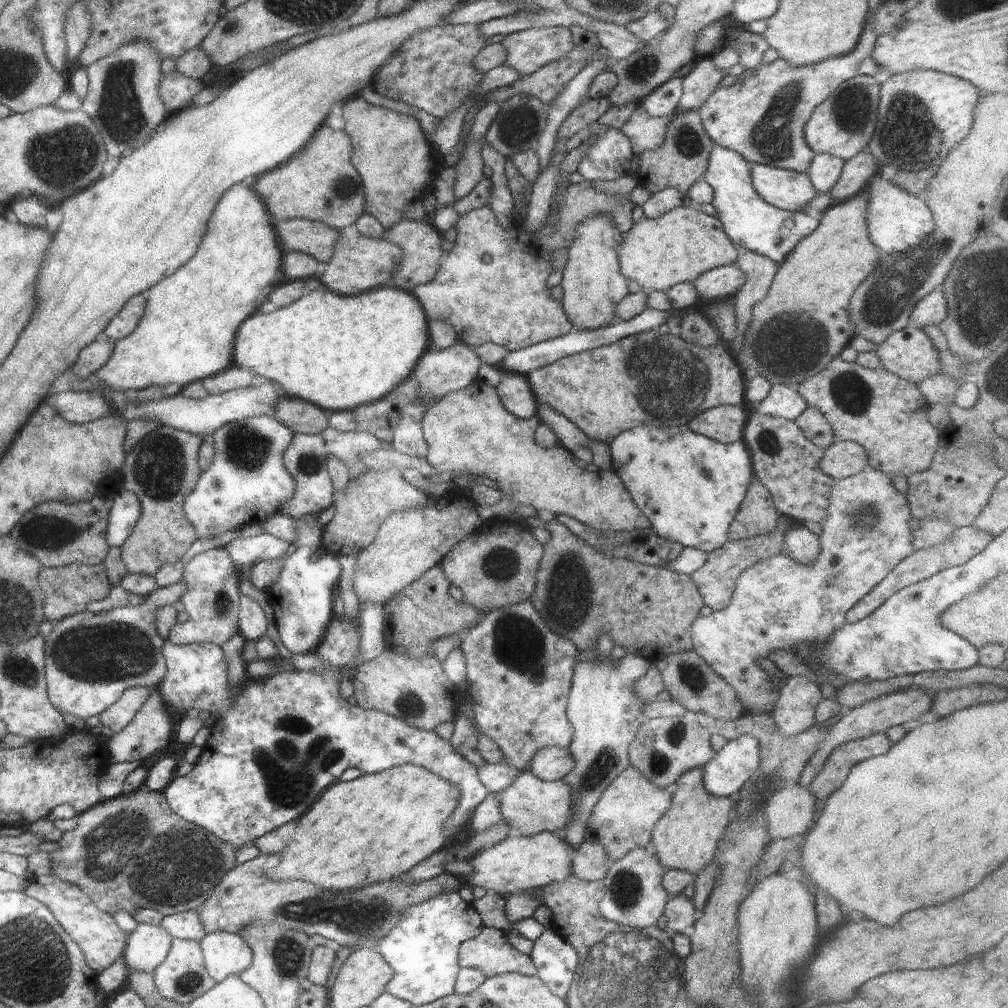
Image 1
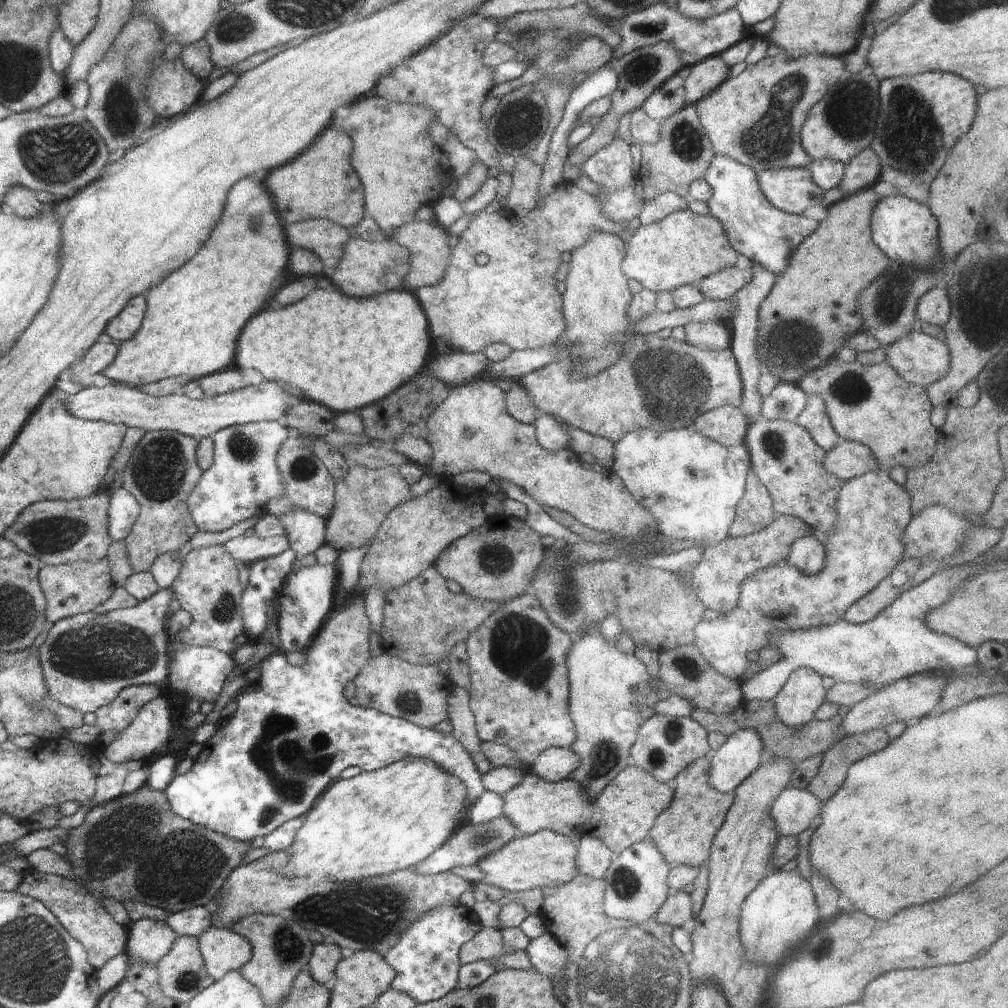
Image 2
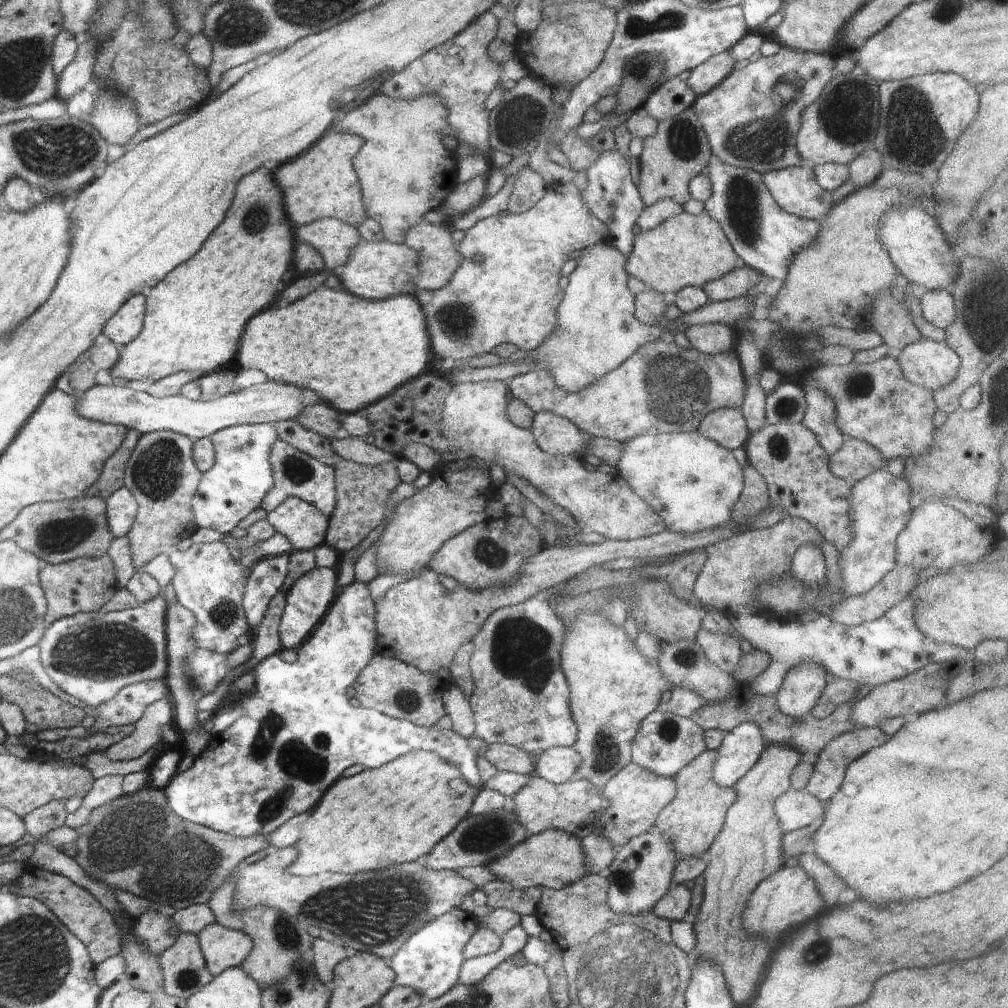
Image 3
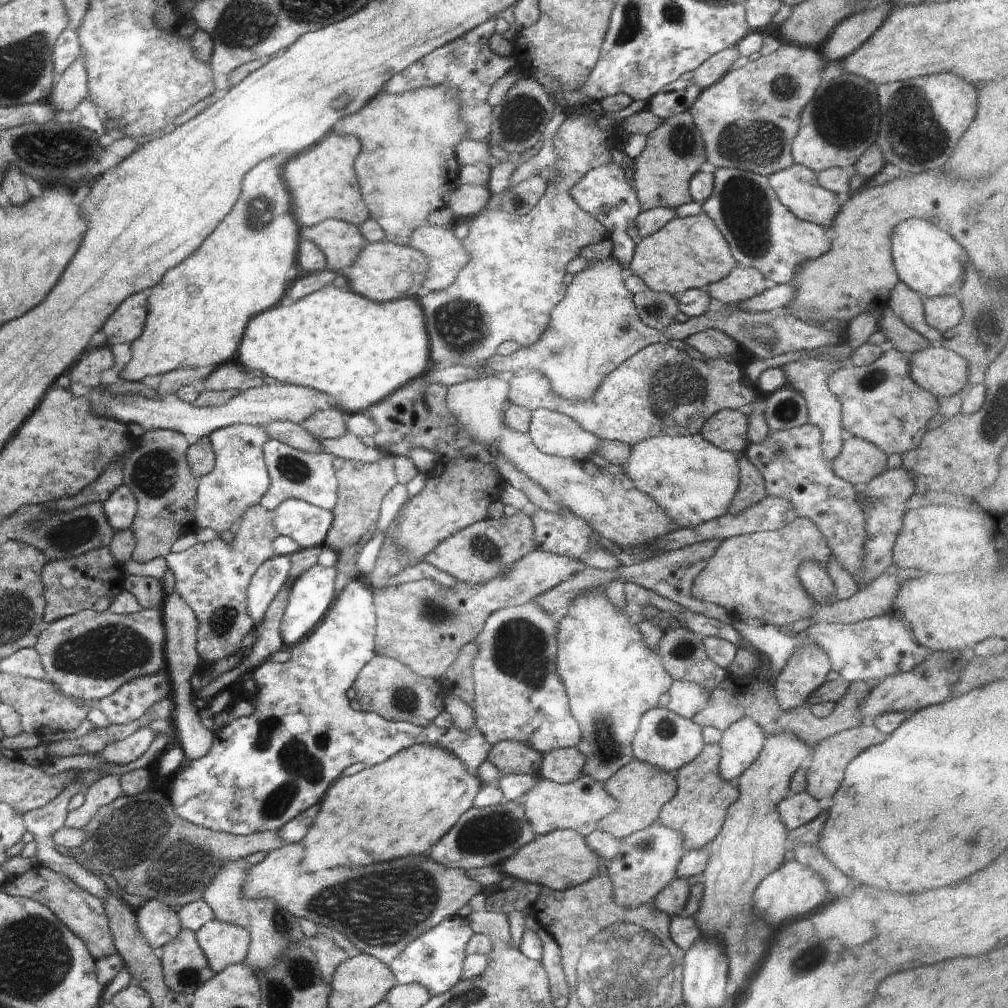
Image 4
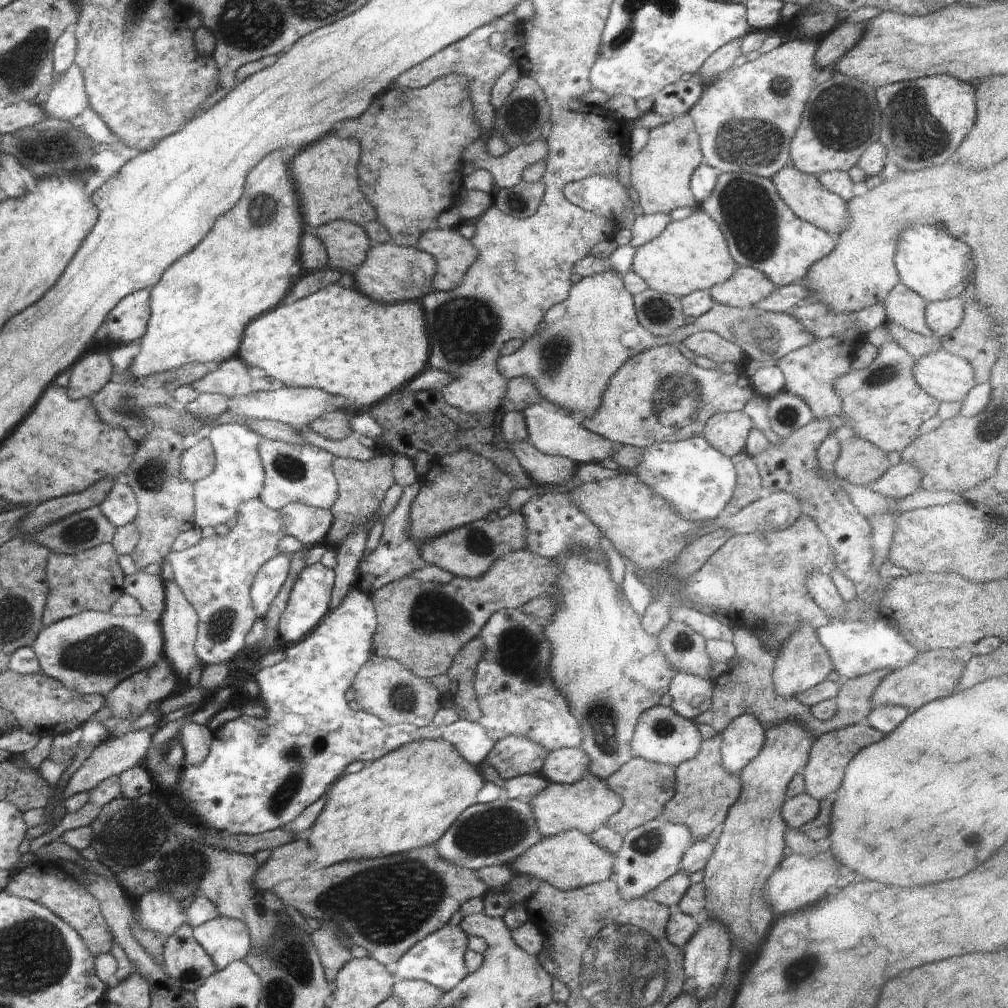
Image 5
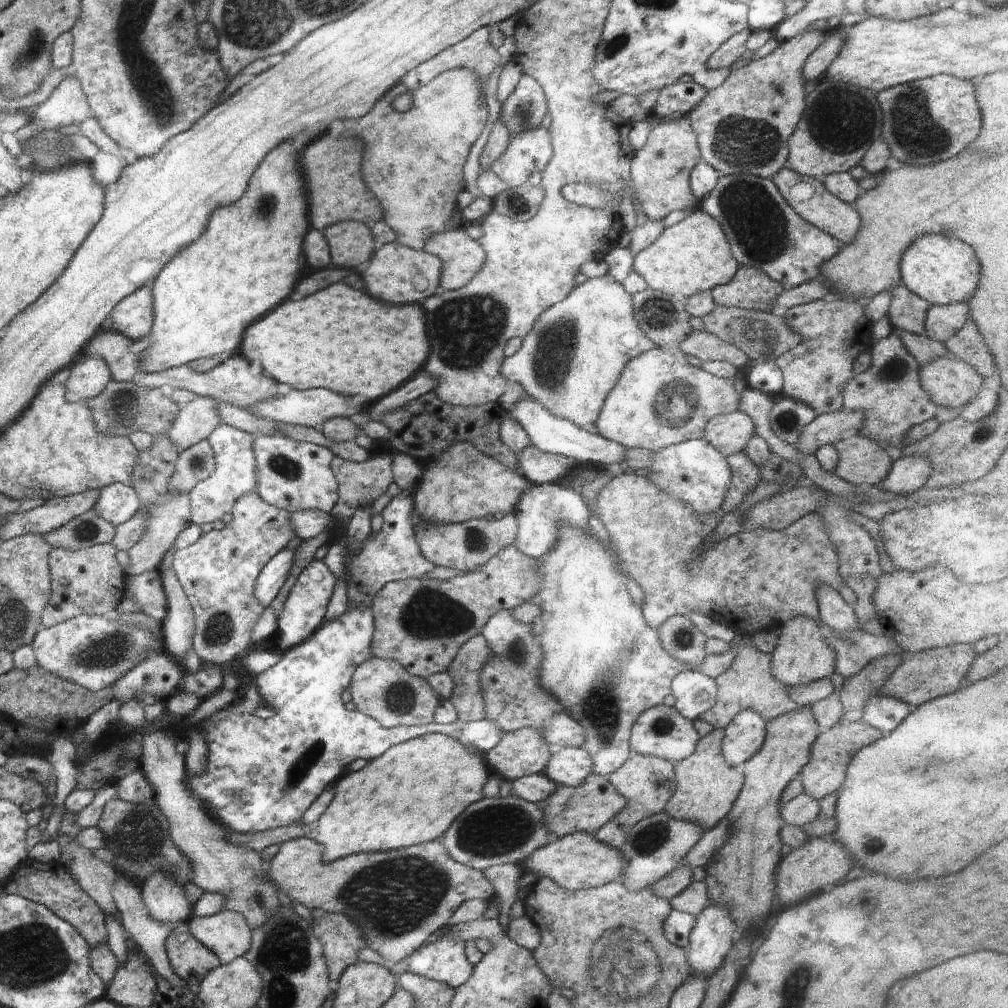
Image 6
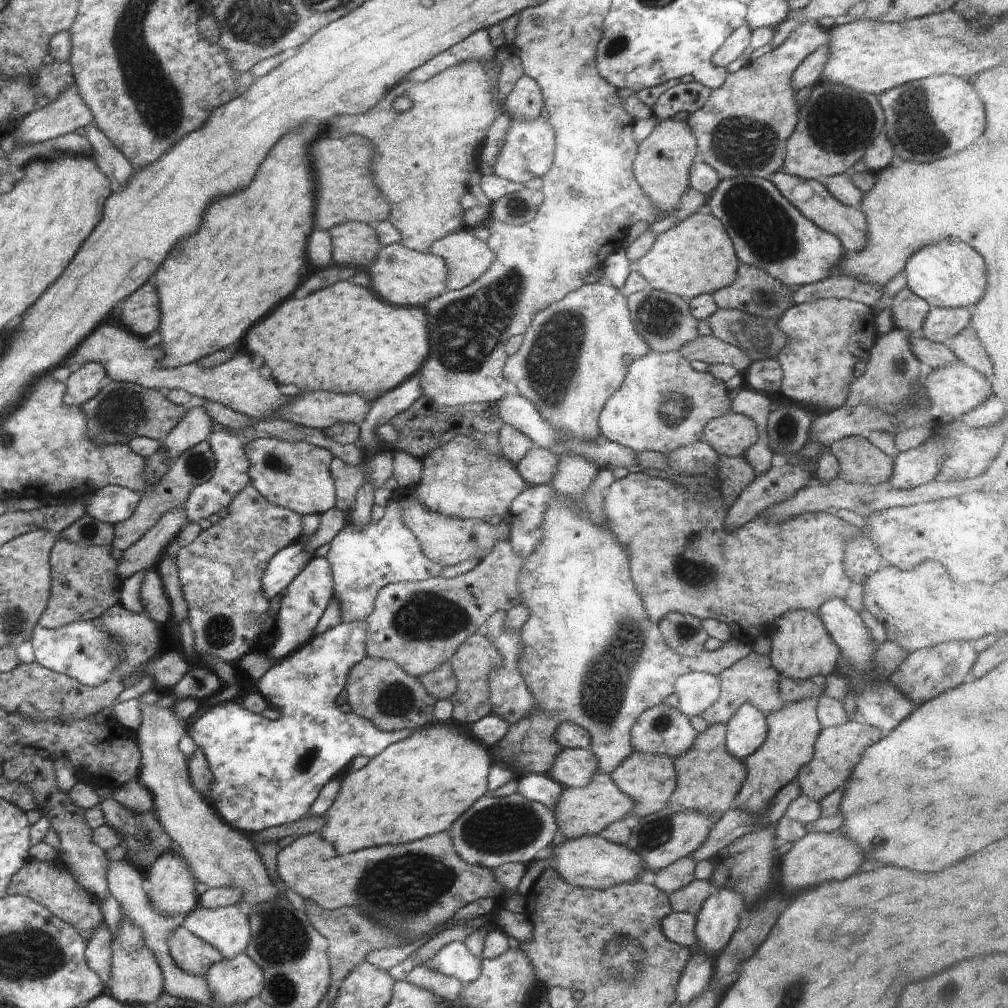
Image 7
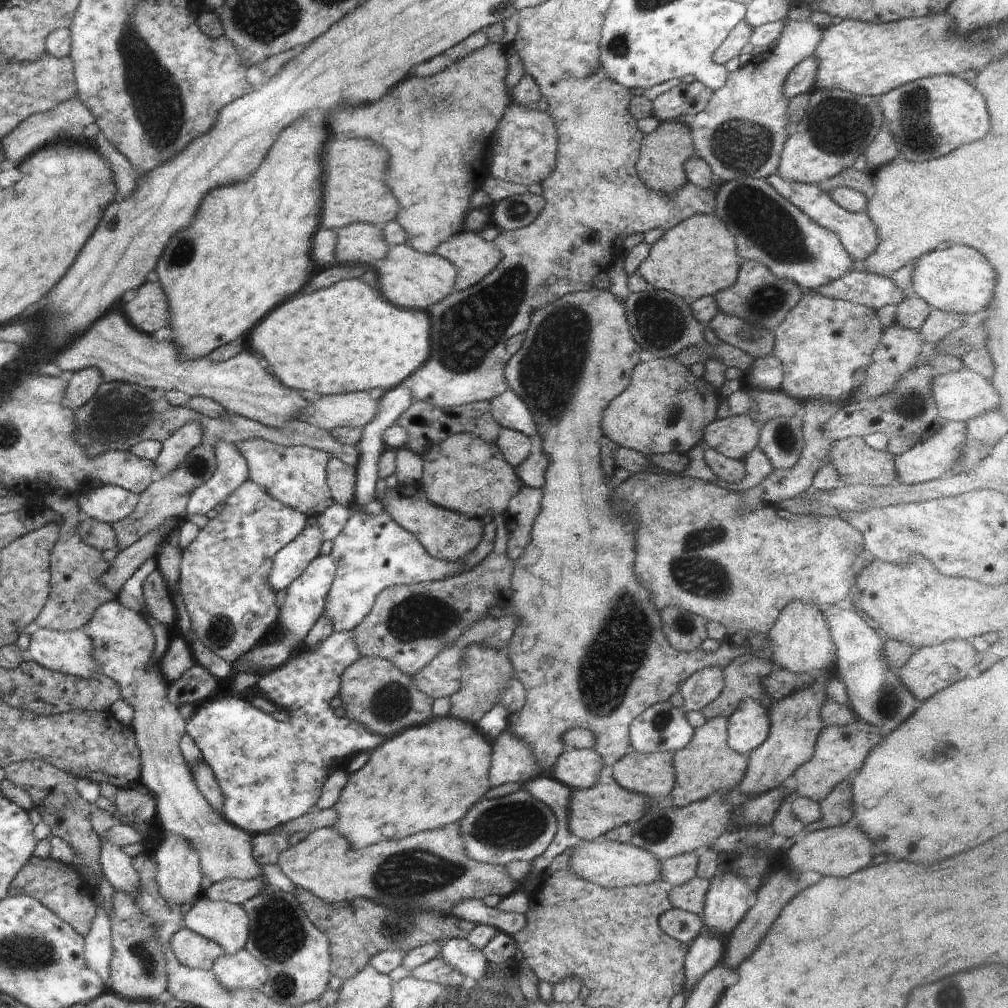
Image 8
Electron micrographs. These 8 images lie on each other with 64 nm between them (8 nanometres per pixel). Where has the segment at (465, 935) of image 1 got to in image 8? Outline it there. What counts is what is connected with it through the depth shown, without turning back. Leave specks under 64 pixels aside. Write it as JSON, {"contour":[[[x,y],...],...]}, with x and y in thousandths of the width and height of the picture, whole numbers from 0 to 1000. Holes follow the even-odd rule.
{"contour":[[[449,931],[439,938],[439,952],[442,952],[448,960],[456,962],[460,968],[473,972],[480,969],[483,950],[478,940],[472,940],[464,935],[463,931]]]}

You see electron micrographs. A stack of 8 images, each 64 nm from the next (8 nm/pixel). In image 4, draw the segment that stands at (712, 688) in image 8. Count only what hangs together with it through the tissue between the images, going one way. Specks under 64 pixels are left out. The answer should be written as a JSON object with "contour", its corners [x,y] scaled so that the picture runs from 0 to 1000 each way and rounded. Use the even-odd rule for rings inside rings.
{"contour":[[[677,673],[668,674],[664,688],[665,696],[660,701],[682,713],[688,712],[690,706],[700,702],[705,689],[705,687],[694,679]]]}

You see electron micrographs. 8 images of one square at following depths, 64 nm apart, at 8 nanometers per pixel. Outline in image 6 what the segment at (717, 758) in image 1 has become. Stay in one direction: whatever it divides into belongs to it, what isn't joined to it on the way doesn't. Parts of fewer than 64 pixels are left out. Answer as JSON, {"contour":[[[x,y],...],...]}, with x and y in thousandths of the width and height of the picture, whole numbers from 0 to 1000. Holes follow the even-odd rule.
{"contour":[[[748,704],[732,706],[718,723],[716,748],[724,760],[734,761],[760,734],[760,716]]]}

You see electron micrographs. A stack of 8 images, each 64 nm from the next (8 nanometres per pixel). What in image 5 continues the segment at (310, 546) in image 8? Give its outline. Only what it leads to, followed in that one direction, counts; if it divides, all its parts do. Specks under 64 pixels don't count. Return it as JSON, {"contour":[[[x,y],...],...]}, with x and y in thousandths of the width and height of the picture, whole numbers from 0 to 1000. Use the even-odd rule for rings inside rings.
{"contour":[[[278,548],[256,564],[252,579],[248,583],[248,595],[252,599],[252,607],[256,613],[264,609],[274,589],[278,587],[279,581],[284,577],[288,562],[289,551]]]}

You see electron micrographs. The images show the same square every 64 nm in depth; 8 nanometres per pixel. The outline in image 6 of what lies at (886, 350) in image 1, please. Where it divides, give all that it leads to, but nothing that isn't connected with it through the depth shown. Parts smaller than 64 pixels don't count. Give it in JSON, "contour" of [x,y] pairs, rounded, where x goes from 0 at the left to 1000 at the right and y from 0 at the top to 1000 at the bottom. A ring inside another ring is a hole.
{"contour":[[[937,353],[921,359],[919,363],[913,364],[911,371],[913,371],[913,381],[923,397],[931,404],[942,406],[954,405],[956,401],[962,401],[962,397],[966,397],[966,393],[974,387],[974,382],[980,380],[966,364],[944,353]]]}

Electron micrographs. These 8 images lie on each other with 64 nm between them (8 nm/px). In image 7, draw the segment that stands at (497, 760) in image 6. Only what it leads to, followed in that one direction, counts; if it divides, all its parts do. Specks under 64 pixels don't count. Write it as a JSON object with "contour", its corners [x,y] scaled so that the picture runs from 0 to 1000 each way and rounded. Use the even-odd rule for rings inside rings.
{"contour":[[[552,440],[550,445],[556,456],[544,482],[548,482],[554,492],[544,500],[538,514],[536,540],[526,552],[519,554],[514,571],[514,587],[526,605],[526,613],[516,623],[518,635],[522,637],[522,649],[520,653],[516,651],[514,661],[518,663],[518,671],[522,673],[534,702],[530,702],[530,706],[516,716],[506,718],[502,730],[487,744],[487,749],[489,754],[500,754],[512,760],[516,771],[528,767],[539,769],[548,762],[552,750],[558,744],[550,732],[554,718],[567,716],[585,728],[584,744],[593,752],[594,764],[605,769],[629,745],[626,724],[630,714],[641,703],[659,697],[670,687],[669,679],[675,671],[686,667],[713,670],[716,665],[724,663],[732,654],[746,647],[746,639],[726,633],[717,637],[712,645],[696,646],[690,651],[671,649],[657,633],[654,618],[645,615],[641,607],[637,589],[627,575],[627,552],[621,548],[621,540],[617,540],[617,536],[607,528],[602,517],[599,520],[601,524],[585,518],[579,490],[591,476],[595,464],[581,452],[565,448],[560,440]]]}

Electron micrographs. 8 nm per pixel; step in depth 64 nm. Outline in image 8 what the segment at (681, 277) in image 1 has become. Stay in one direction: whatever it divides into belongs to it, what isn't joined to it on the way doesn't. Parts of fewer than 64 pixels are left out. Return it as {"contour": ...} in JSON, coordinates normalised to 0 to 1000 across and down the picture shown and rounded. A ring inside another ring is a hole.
{"contour":[[[709,211],[689,212],[678,218],[673,224],[665,226],[655,238],[649,240],[641,258],[633,264],[632,270],[639,275],[645,285],[666,290],[682,299],[689,299],[697,294],[707,295],[711,290],[728,284],[736,261],[737,257],[730,250],[730,238],[724,234],[720,222]]]}

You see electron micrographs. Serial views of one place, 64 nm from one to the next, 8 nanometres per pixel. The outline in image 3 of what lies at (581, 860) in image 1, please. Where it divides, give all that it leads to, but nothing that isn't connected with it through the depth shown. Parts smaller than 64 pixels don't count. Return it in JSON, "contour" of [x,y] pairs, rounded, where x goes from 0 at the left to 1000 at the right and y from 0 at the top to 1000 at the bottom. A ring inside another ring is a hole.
{"contour":[[[583,826],[575,837],[577,845],[581,849],[581,857],[583,857],[583,865],[586,867],[594,867],[603,857],[609,853],[612,846],[612,841],[607,839],[607,836],[595,827]]]}

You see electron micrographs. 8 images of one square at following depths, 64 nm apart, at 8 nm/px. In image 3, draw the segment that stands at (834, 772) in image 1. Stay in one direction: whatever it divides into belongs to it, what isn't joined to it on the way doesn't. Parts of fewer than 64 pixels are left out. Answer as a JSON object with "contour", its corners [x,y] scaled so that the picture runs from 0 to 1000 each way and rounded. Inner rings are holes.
{"contour":[[[863,720],[863,722],[848,722],[845,726],[839,726],[833,730],[829,730],[827,734],[823,734],[815,746],[812,748],[806,770],[802,774],[799,784],[810,790],[814,795],[822,794],[837,776],[838,764],[840,760],[847,756],[851,751],[859,748],[866,742],[875,740],[881,734],[881,731],[875,726],[873,721]]]}

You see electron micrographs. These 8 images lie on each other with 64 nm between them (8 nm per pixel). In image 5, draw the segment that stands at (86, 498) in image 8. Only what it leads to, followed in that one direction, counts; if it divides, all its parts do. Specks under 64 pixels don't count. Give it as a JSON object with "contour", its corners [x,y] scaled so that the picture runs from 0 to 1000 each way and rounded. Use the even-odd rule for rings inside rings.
{"contour":[[[120,476],[111,482],[103,498],[98,501],[101,510],[115,523],[130,520],[137,510],[136,492],[129,481]]]}

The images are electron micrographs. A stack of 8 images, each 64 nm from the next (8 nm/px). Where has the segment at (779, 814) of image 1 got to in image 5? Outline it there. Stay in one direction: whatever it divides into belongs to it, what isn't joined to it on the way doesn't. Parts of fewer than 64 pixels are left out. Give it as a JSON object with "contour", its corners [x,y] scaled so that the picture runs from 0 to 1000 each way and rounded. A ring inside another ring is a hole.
{"contour":[[[800,786],[786,789],[776,798],[775,809],[782,822],[793,822],[813,809],[813,795]]]}

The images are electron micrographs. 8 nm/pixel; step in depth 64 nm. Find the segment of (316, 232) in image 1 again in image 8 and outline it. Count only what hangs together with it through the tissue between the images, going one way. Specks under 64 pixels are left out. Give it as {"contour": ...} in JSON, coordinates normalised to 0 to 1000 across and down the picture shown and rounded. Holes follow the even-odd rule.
{"contour":[[[351,221],[335,226],[335,260],[356,260],[371,266],[386,248],[378,224]]]}

